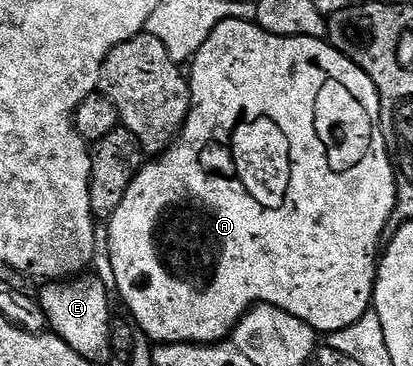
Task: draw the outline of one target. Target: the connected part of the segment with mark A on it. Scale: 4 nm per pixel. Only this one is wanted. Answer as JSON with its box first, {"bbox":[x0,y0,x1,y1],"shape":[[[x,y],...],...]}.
{"bbox":[107,21,397,345],"shape":[[[220,21],[219,24],[207,35],[203,47],[193,56],[194,71],[191,74],[189,82],[189,114],[185,120],[184,127],[177,134],[176,141],[150,163],[142,164],[131,187],[127,187],[127,195],[123,195],[123,203],[119,203],[119,211],[110,217],[107,222],[109,228],[109,265],[111,276],[118,283],[116,296],[121,297],[123,304],[129,308],[129,313],[133,316],[133,321],[138,330],[144,333],[149,341],[160,343],[162,345],[216,345],[224,342],[232,334],[237,322],[240,321],[244,313],[249,312],[255,305],[274,305],[288,313],[303,315],[305,321],[316,329],[318,334],[328,335],[335,331],[343,331],[343,327],[351,327],[362,317],[364,313],[370,312],[373,299],[373,282],[377,279],[377,266],[379,264],[379,246],[382,244],[381,232],[386,232],[389,224],[389,217],[393,214],[393,208],[397,202],[397,184],[391,175],[391,166],[389,164],[389,152],[385,149],[381,139],[381,94],[378,93],[375,83],[359,66],[330,45],[325,39],[311,39],[310,37],[280,37],[271,35],[263,31],[256,23],[251,21]]]}

